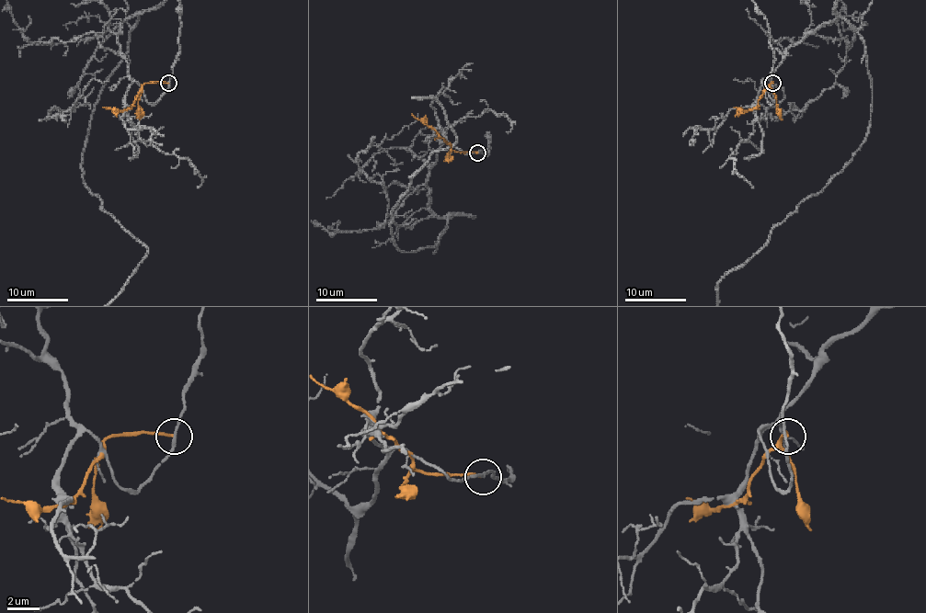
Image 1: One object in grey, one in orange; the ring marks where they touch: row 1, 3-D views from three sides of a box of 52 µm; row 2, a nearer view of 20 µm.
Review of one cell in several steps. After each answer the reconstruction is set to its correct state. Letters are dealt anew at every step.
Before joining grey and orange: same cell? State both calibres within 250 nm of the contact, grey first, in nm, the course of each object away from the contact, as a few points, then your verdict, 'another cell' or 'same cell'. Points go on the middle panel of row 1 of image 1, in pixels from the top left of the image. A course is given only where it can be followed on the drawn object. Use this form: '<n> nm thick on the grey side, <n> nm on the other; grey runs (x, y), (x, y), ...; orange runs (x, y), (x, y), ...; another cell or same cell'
140 nm thick on the grey side, 150 nm on the other; orange runs (477, 153), (454, 152), (434, 130), (412, 114); another cell

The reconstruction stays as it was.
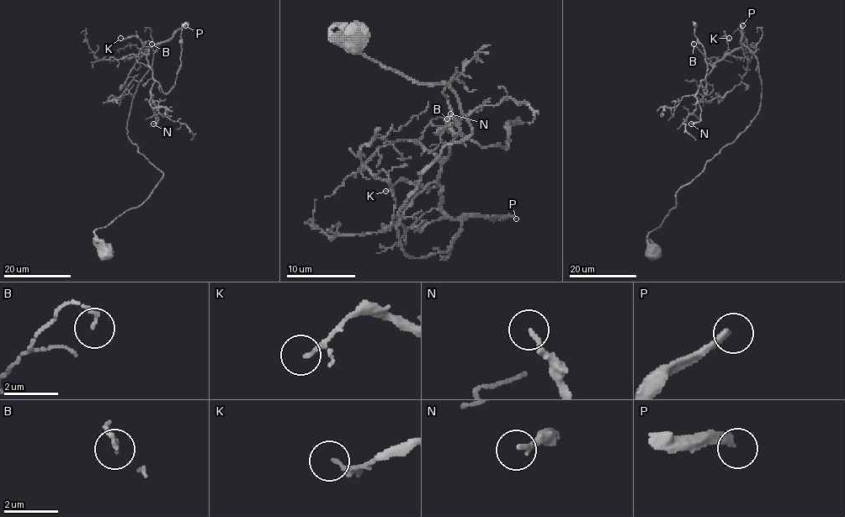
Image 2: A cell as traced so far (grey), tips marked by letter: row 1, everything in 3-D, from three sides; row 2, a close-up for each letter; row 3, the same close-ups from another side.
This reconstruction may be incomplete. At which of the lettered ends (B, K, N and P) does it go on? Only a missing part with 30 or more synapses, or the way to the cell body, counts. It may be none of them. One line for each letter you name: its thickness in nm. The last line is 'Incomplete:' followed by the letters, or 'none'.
P: 280 nm
Incomplete: P

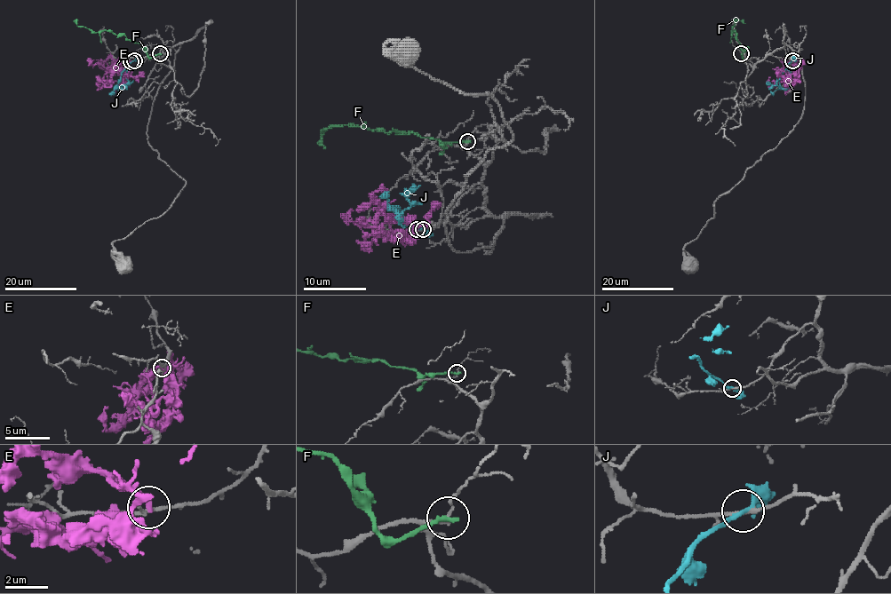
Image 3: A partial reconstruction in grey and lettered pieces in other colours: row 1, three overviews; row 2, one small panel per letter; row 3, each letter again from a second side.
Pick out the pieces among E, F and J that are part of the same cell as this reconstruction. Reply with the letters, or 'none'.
none

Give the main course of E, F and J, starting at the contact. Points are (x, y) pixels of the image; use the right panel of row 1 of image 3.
E: (791, 61), (786, 66), (789, 74), (795, 73), (795, 58), (799, 62), (798, 59)
F: (742, 53), (743, 50), (732, 27), (736, 21), (745, 23)
J: (791, 60), (780, 76), (782, 90), (767, 81)

